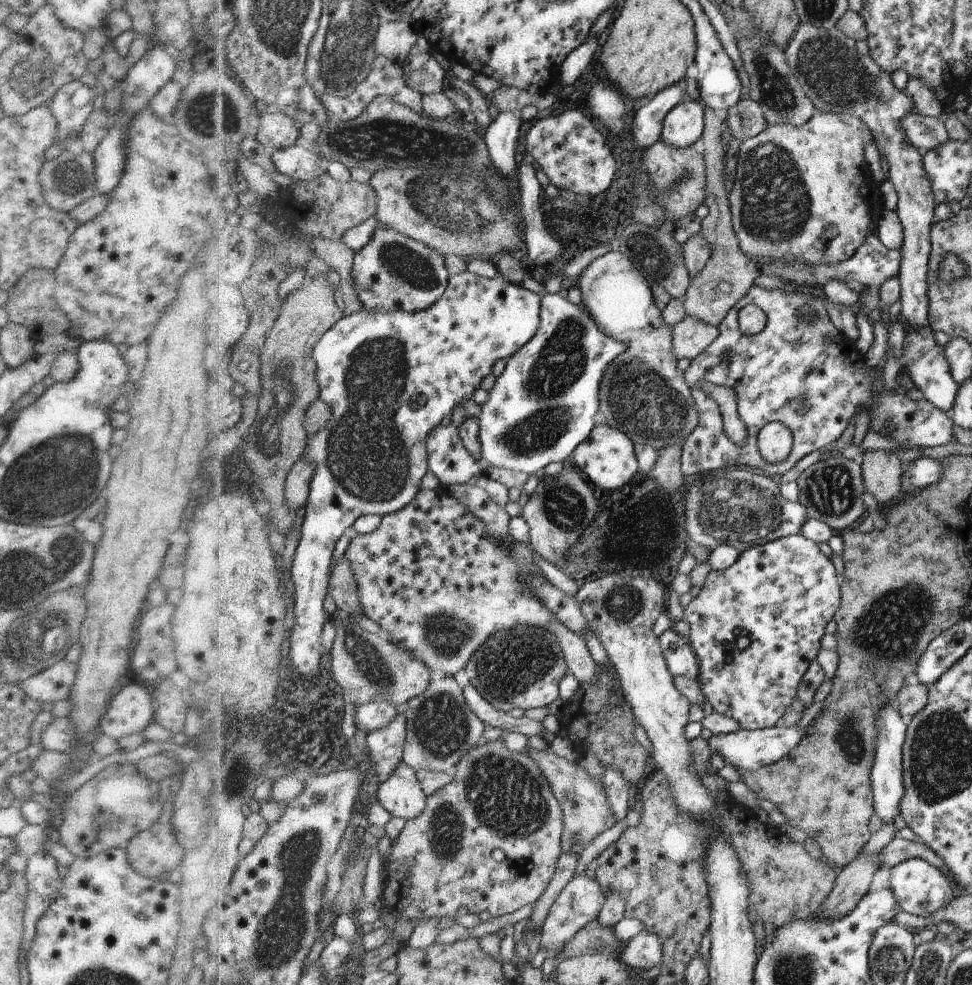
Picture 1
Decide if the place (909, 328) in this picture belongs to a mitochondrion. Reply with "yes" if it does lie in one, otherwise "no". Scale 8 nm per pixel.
no

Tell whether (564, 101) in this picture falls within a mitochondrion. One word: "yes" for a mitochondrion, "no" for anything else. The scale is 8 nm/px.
no

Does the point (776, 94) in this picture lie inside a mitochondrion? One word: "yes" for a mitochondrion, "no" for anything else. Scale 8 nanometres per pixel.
yes

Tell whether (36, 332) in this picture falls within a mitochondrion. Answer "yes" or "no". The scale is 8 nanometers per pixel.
no

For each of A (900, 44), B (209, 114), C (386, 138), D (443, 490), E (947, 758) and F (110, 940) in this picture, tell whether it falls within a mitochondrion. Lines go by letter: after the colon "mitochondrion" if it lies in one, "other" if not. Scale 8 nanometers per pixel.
A: other
B: mitochondrion
C: mitochondrion
D: other
E: mitochondrion
F: other

